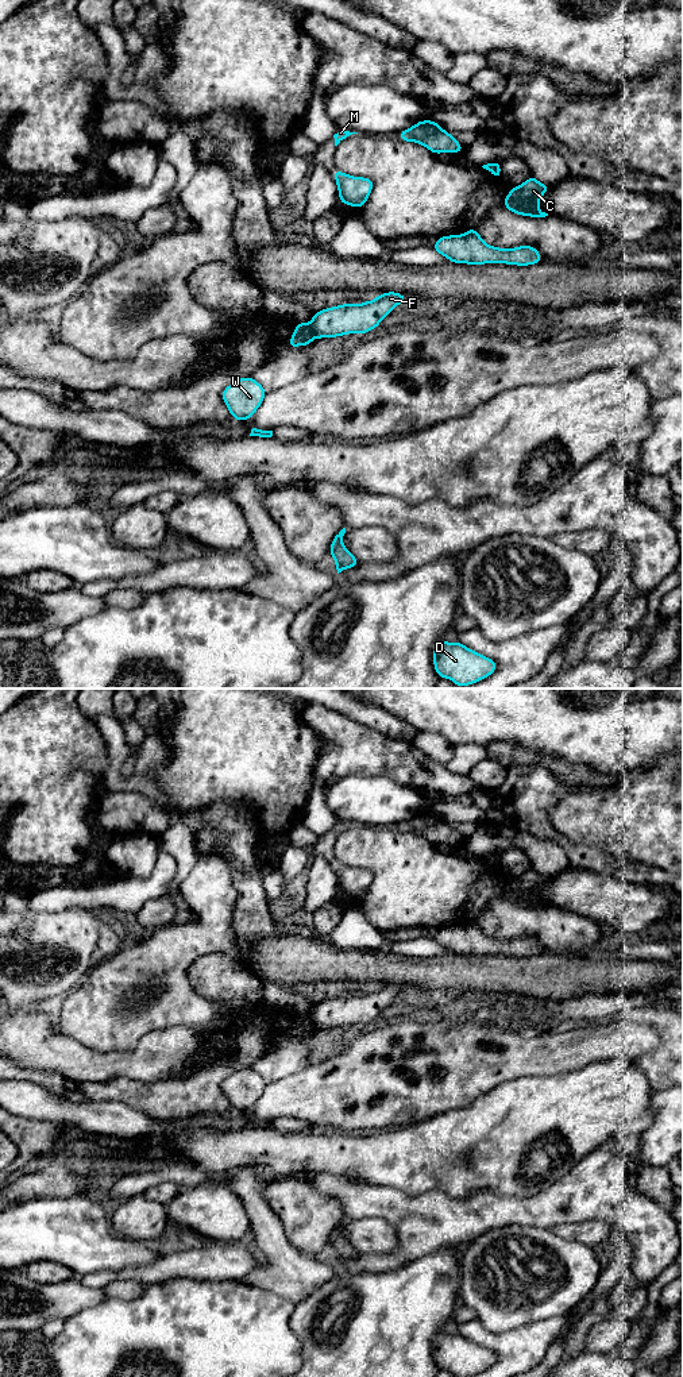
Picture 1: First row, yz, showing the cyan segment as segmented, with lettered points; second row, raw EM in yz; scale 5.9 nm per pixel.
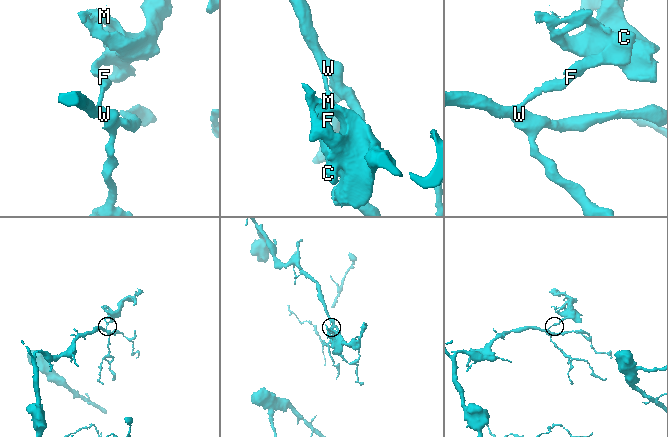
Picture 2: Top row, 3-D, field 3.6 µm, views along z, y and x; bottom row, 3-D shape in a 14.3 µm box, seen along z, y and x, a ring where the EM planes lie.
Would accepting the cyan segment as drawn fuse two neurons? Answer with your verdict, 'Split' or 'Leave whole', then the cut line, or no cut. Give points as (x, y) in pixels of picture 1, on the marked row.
Split. Split along yz (309, 323), (315, 335)

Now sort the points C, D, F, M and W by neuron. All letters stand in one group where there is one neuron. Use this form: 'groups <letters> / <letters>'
groups C F M / D W

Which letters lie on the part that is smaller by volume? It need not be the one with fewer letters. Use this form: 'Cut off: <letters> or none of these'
Cut off: C, F, M

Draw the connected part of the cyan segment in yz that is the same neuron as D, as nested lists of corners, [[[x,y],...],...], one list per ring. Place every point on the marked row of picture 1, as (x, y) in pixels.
[[[441,640],[432,651],[433,667],[439,678],[452,680],[458,687],[466,687],[486,679],[497,671],[497,663],[463,643]]]

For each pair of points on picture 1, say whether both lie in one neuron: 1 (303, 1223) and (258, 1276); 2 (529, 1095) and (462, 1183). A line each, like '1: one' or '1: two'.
1: two
2: one

